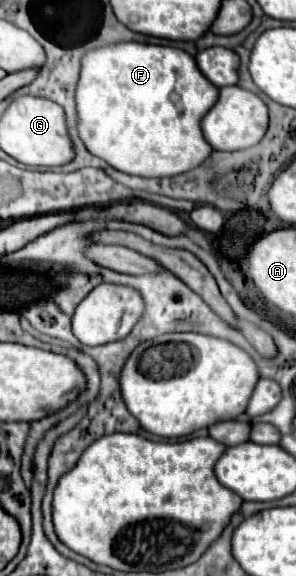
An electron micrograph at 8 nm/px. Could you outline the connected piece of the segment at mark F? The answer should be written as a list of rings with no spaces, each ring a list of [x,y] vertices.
[[[134,41],[98,47],[82,57],[76,87],[78,137],[92,155],[122,173],[138,177],[172,177],[198,167],[212,153],[200,133],[200,119],[216,99],[218,89],[200,75],[194,57],[182,49]]]

